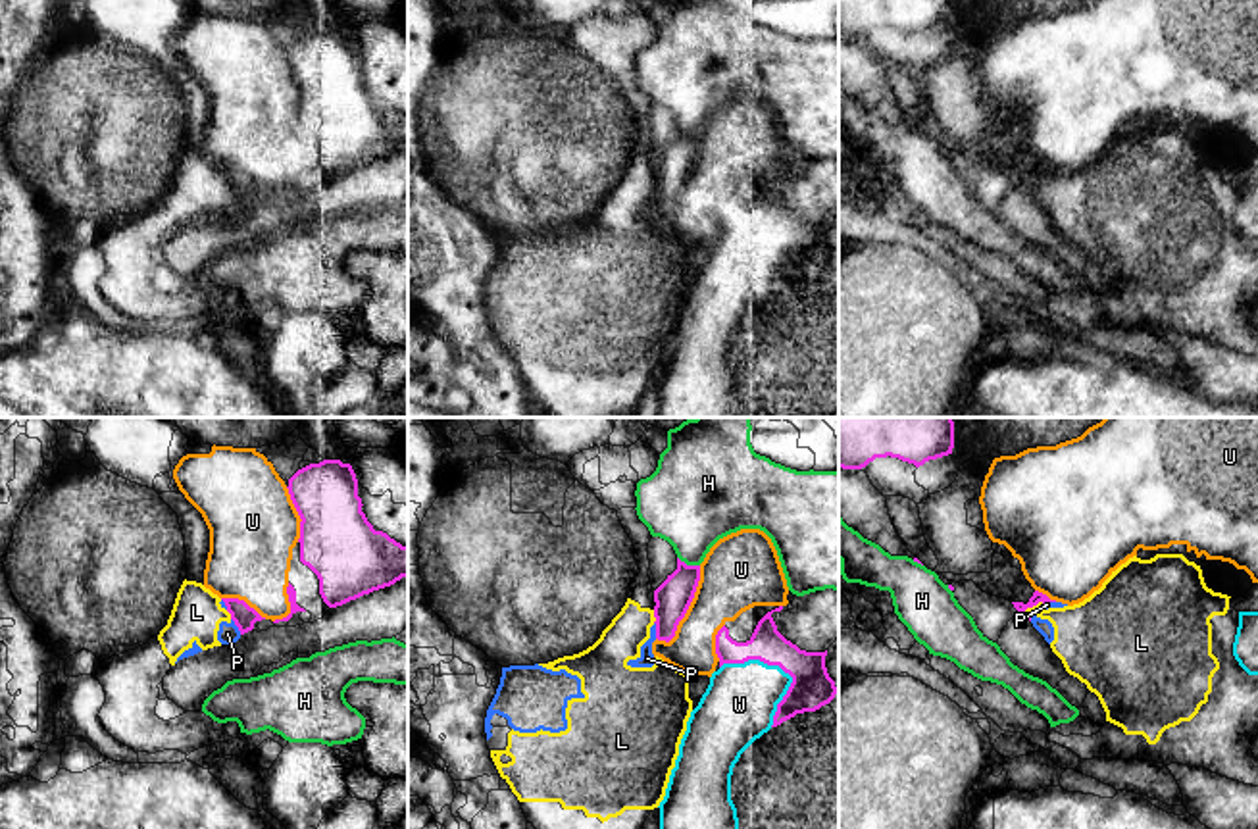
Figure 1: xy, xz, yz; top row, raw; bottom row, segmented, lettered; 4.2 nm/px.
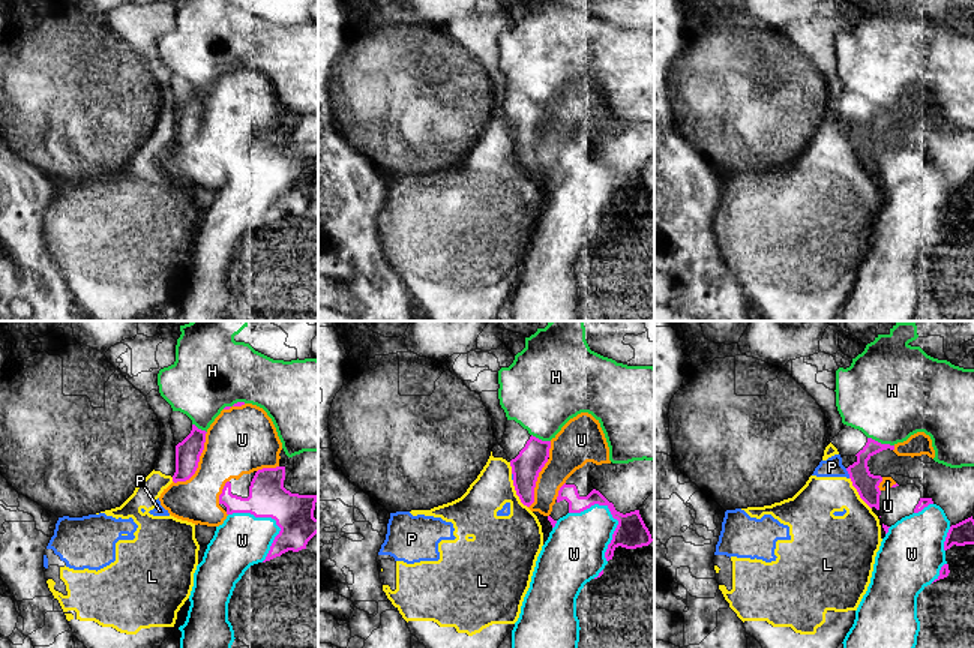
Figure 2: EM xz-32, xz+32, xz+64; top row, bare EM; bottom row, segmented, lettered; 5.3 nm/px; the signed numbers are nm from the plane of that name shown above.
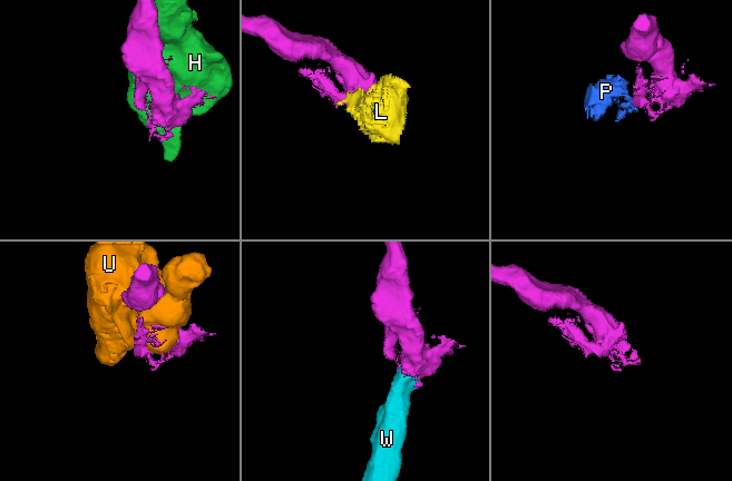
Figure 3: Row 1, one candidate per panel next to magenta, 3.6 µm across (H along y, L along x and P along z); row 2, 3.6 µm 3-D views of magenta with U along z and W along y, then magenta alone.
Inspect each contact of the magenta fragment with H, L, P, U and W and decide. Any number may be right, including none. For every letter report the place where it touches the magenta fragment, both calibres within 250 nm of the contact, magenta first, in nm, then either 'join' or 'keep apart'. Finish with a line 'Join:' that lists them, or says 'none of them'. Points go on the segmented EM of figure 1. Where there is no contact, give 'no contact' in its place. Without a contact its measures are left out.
H: contact xz (689, 566); calibres 150 and 360 nm; keep apart
L: contact yz (1033, 604); calibres 50 and 260 nm; keep apart
P: contact xy (235, 624); calibres 90 and 90 nm; keep apart
U: contact xz (687, 608); calibres 150 and 300 nm; keep apart
W: contact xz (779, 666); calibres 170 and 300 nm; join
Join: W

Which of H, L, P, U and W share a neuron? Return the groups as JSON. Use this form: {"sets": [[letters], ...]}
{"sets": [["H"], ["L", "P"], ["U"], ["W"]]}

